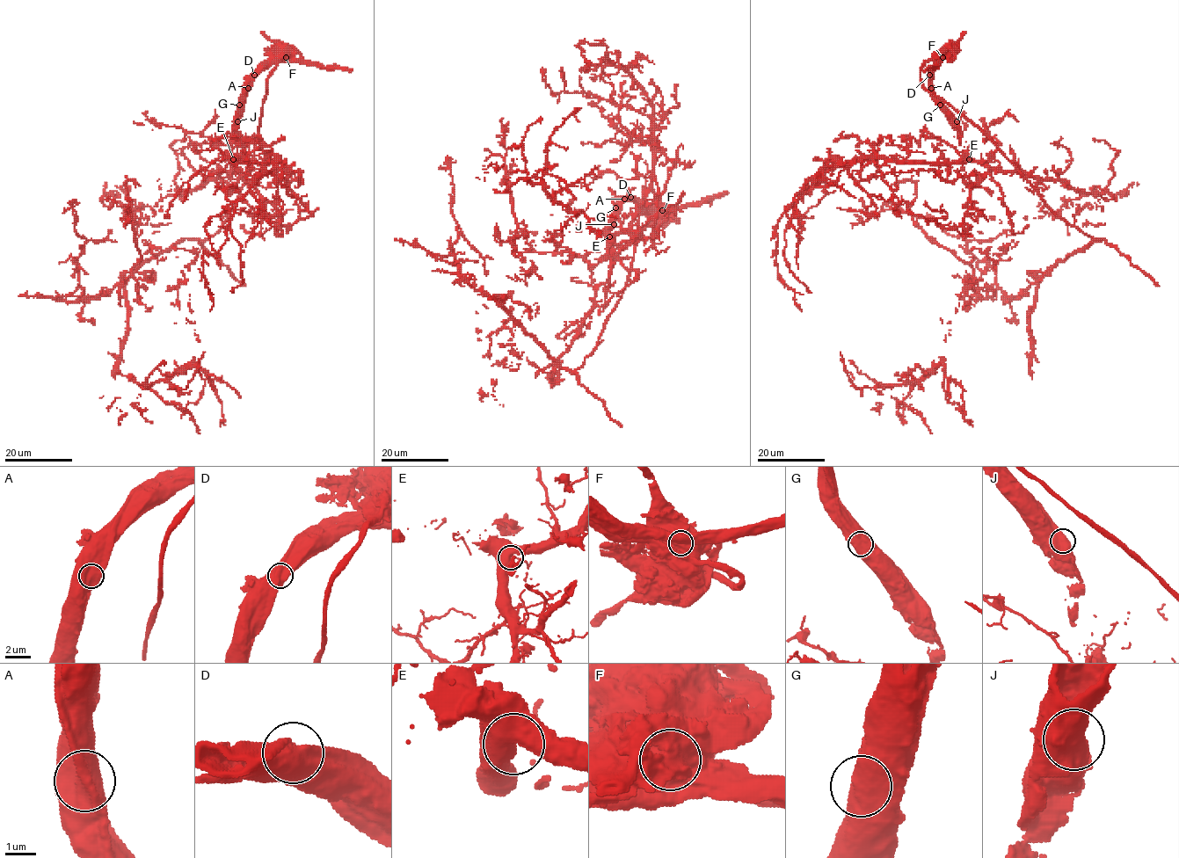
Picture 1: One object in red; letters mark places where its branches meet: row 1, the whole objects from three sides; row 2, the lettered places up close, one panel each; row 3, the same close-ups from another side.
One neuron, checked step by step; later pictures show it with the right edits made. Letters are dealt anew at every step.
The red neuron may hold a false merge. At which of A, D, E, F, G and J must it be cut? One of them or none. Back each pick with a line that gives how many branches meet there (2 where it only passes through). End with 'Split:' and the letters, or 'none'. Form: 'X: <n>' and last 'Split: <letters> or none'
F: 1
Split: F

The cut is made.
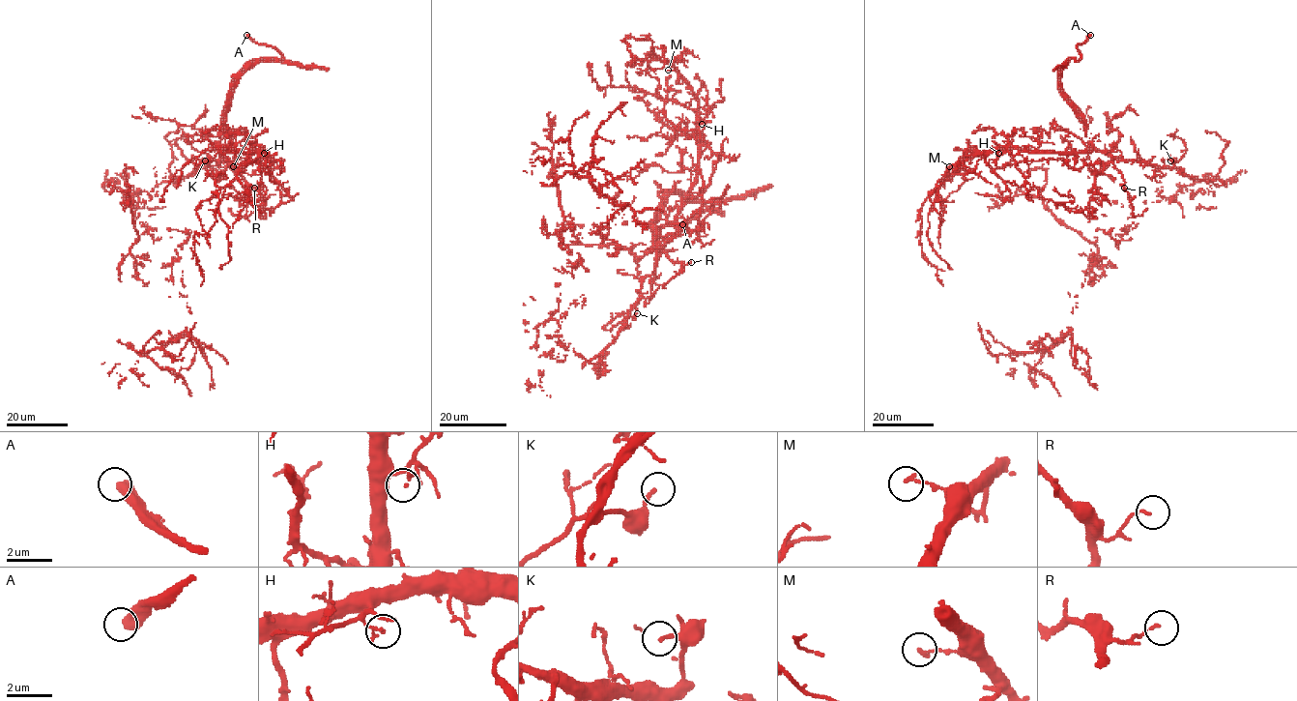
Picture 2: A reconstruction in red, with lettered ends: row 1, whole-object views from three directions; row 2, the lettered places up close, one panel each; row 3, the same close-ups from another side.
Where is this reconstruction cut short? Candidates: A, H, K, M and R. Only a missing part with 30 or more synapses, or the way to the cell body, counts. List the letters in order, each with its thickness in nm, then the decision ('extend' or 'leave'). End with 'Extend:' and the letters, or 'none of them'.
A: calibre 500 nm; extend
H: calibre 120 nm; leave
K: calibre 170 nm; leave
M: calibre 150 nm; leave
R: calibre 100 nm; leave
Extend: A

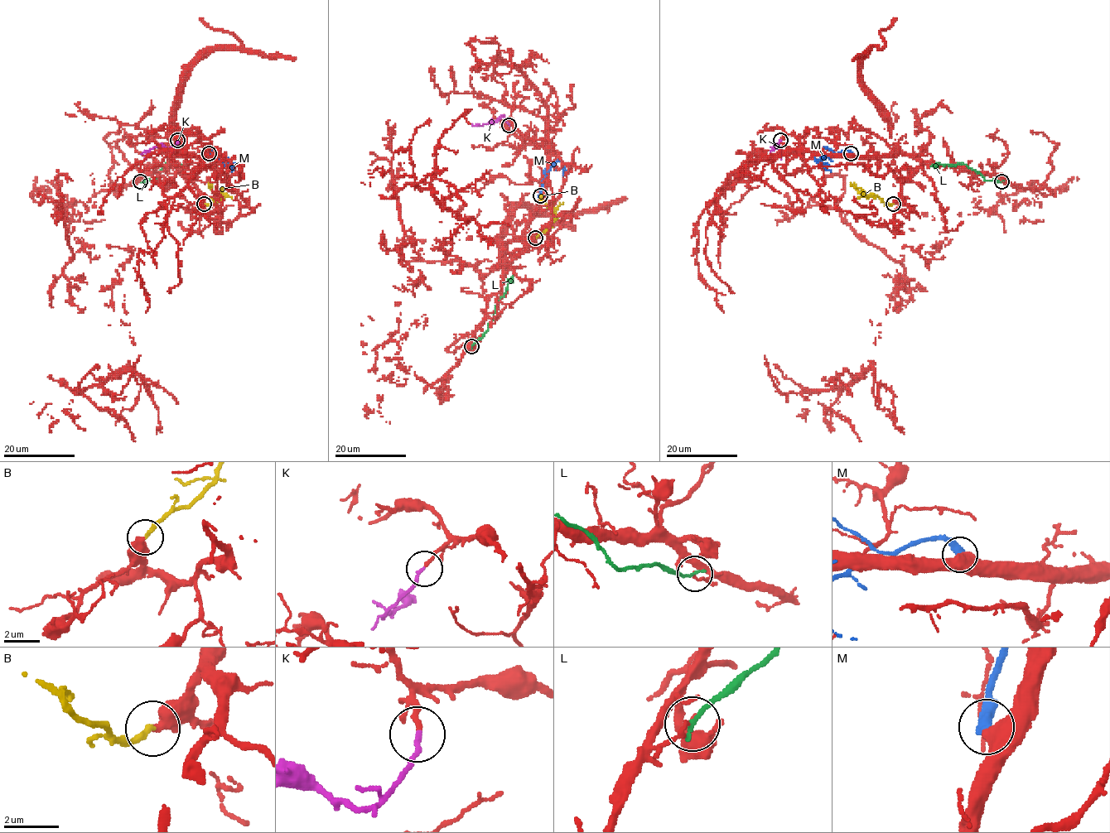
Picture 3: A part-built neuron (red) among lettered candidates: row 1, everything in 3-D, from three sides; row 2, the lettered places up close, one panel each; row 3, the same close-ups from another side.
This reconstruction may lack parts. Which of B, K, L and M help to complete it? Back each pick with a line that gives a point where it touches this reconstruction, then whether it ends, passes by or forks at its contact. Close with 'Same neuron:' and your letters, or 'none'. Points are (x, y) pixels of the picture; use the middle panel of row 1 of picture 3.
B: contact (535, 238); it ends
K: contact (509, 125); it ends
Same neuron: B, K

